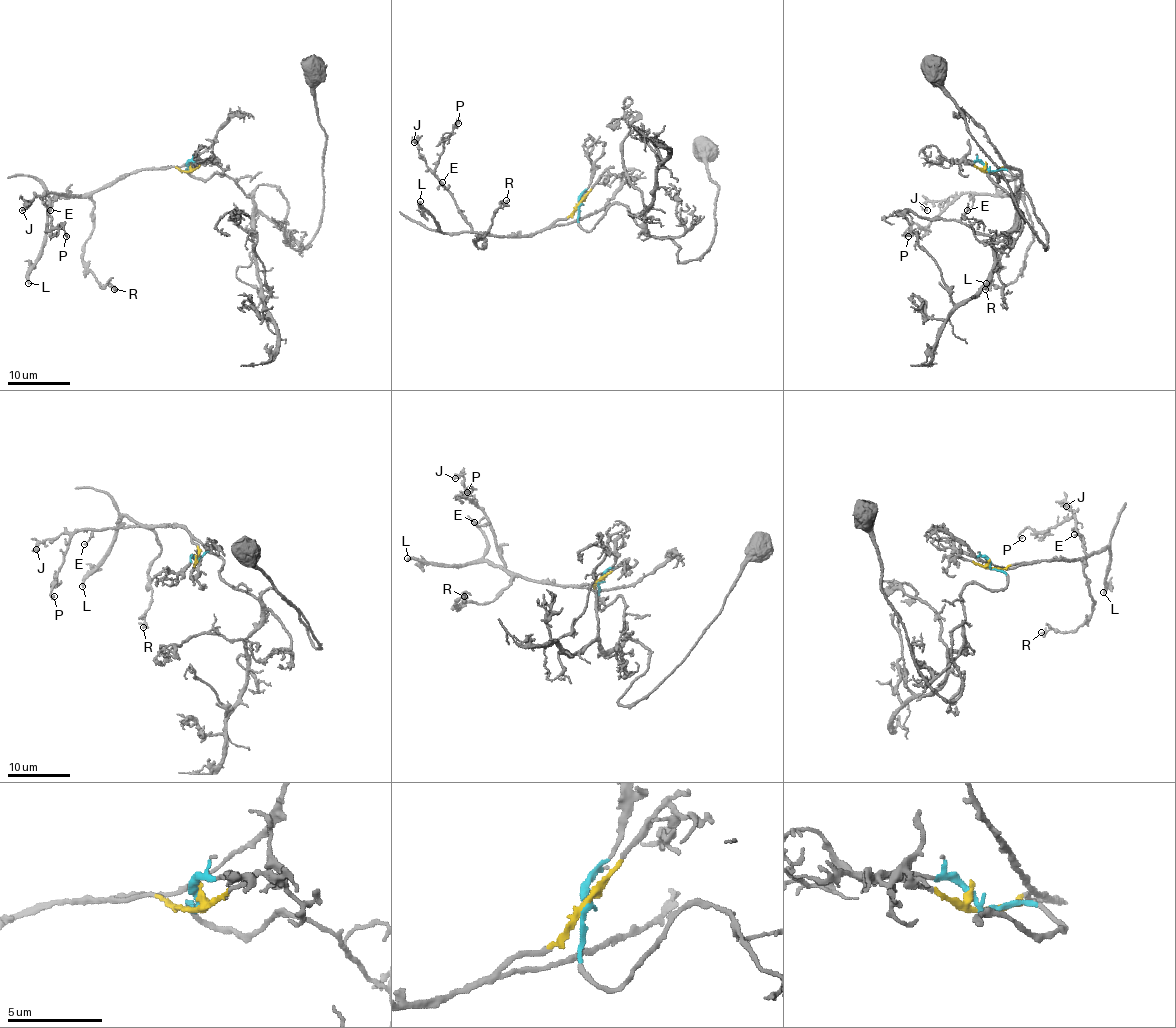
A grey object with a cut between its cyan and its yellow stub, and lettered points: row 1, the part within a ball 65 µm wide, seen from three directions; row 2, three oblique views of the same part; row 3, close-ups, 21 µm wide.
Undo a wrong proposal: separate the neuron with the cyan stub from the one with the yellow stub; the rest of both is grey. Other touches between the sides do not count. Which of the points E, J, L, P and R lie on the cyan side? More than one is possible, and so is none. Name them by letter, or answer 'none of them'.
none of them

